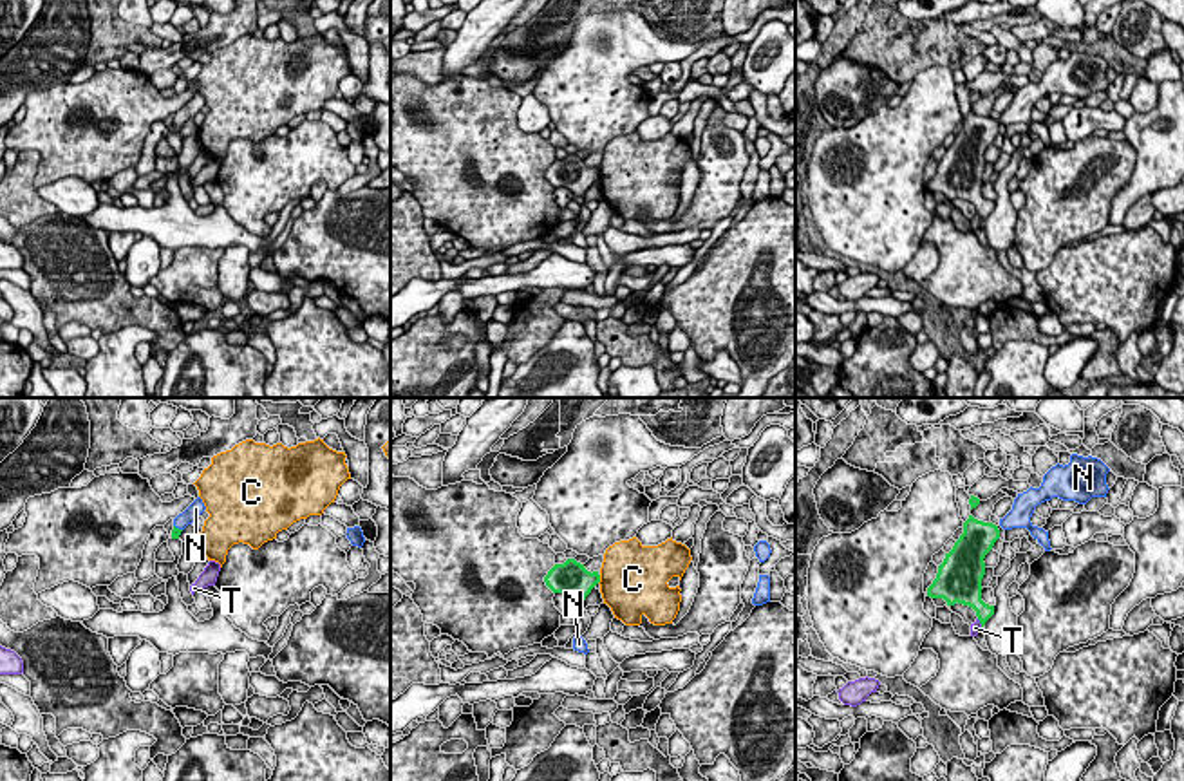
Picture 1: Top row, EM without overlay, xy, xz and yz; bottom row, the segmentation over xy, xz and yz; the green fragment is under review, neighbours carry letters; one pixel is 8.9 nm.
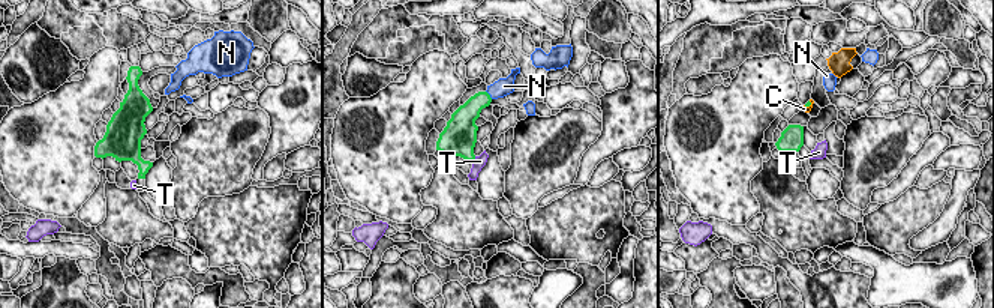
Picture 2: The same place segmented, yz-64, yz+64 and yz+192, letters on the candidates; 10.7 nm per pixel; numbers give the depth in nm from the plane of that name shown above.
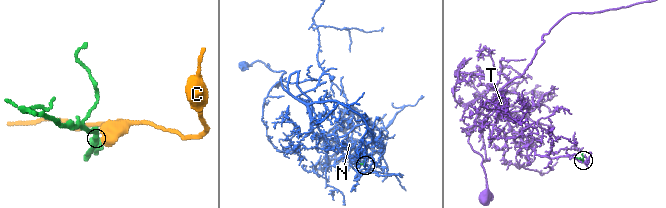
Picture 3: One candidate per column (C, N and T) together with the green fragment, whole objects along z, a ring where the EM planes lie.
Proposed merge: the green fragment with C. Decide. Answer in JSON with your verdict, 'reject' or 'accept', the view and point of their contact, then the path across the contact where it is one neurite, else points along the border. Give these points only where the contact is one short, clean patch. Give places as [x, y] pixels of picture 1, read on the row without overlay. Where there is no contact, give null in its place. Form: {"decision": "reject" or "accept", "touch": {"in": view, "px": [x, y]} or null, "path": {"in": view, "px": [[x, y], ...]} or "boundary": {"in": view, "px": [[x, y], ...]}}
{"decision": "reject", "touch": {"in": "xz", "px": [599, 174]}}

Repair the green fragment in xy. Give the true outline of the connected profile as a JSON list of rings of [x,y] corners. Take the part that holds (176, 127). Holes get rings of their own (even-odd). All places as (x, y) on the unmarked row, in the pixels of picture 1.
[[[197,92],[183,108],[174,114],[172,134],[179,134],[181,127],[192,119],[206,105],[201,92]]]

